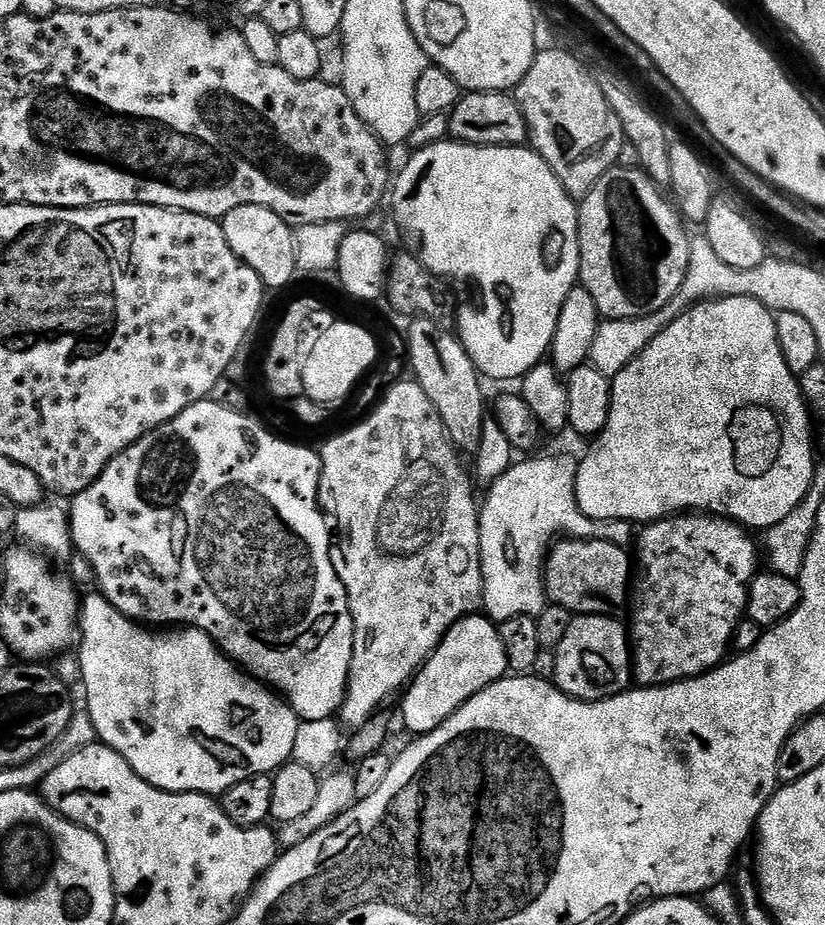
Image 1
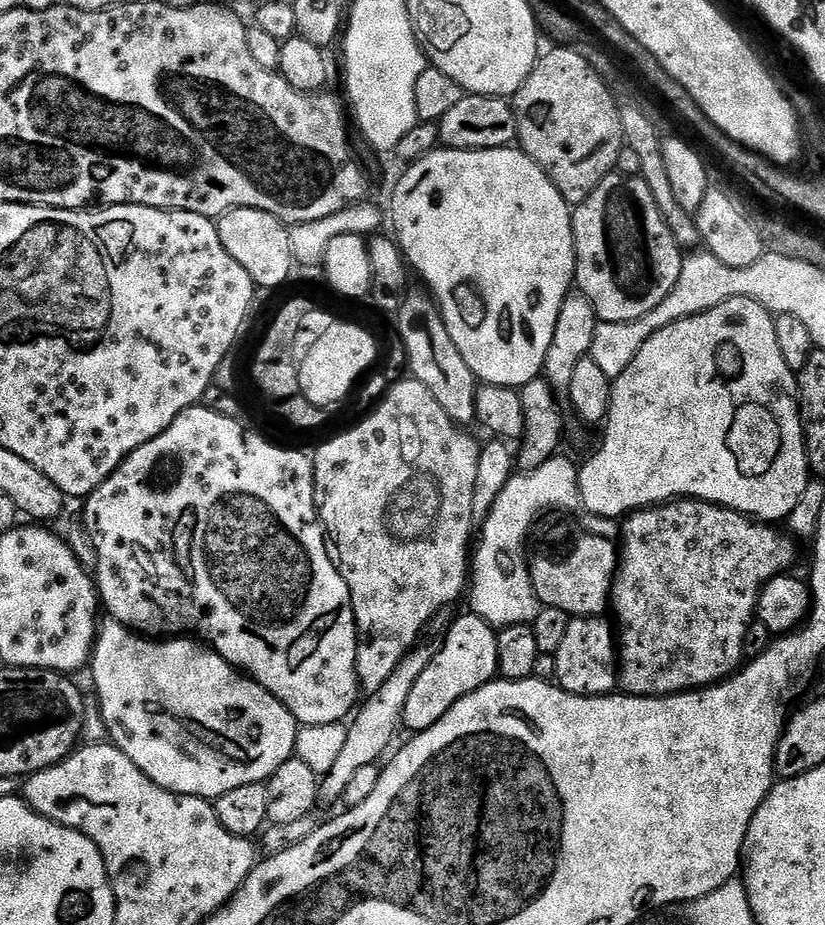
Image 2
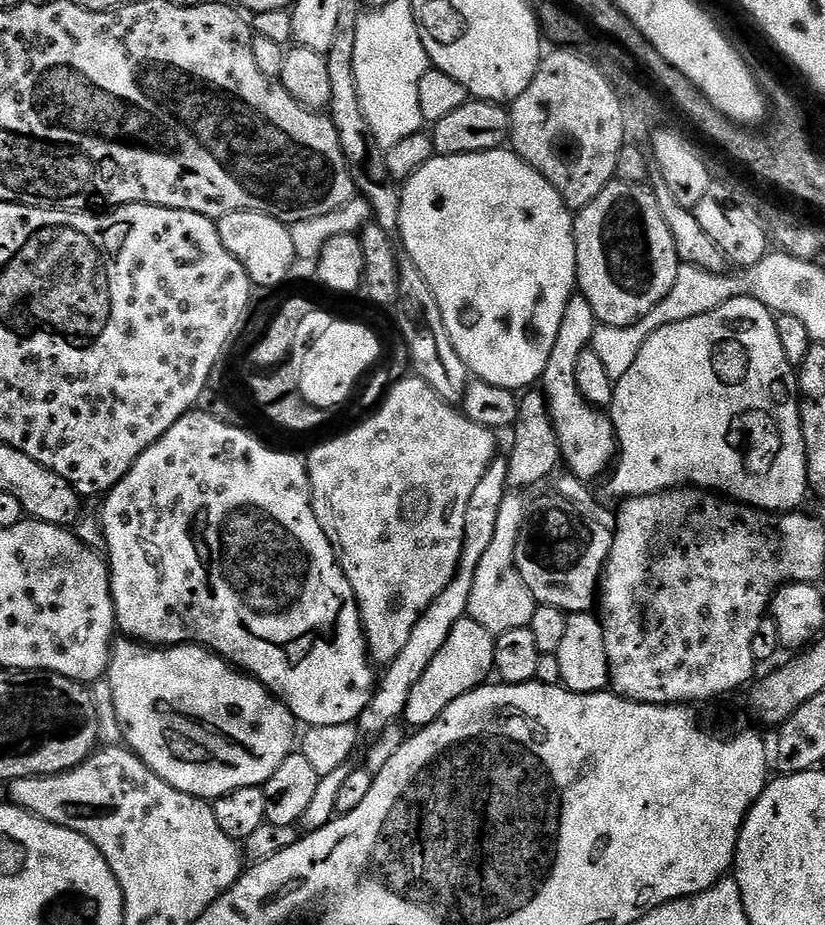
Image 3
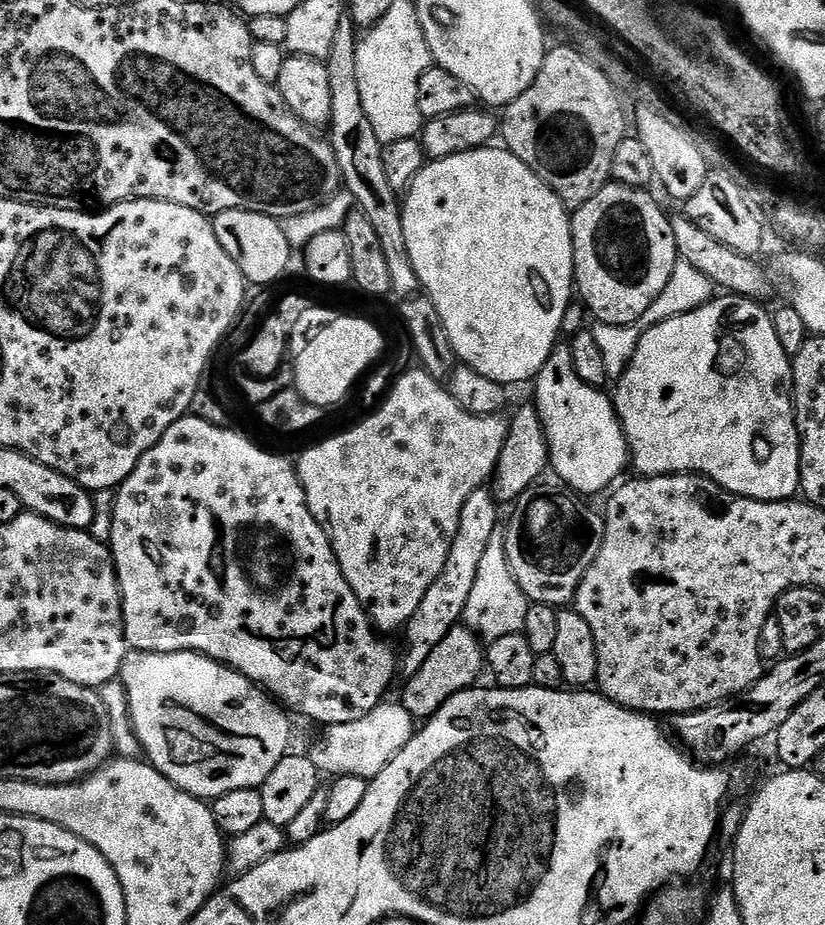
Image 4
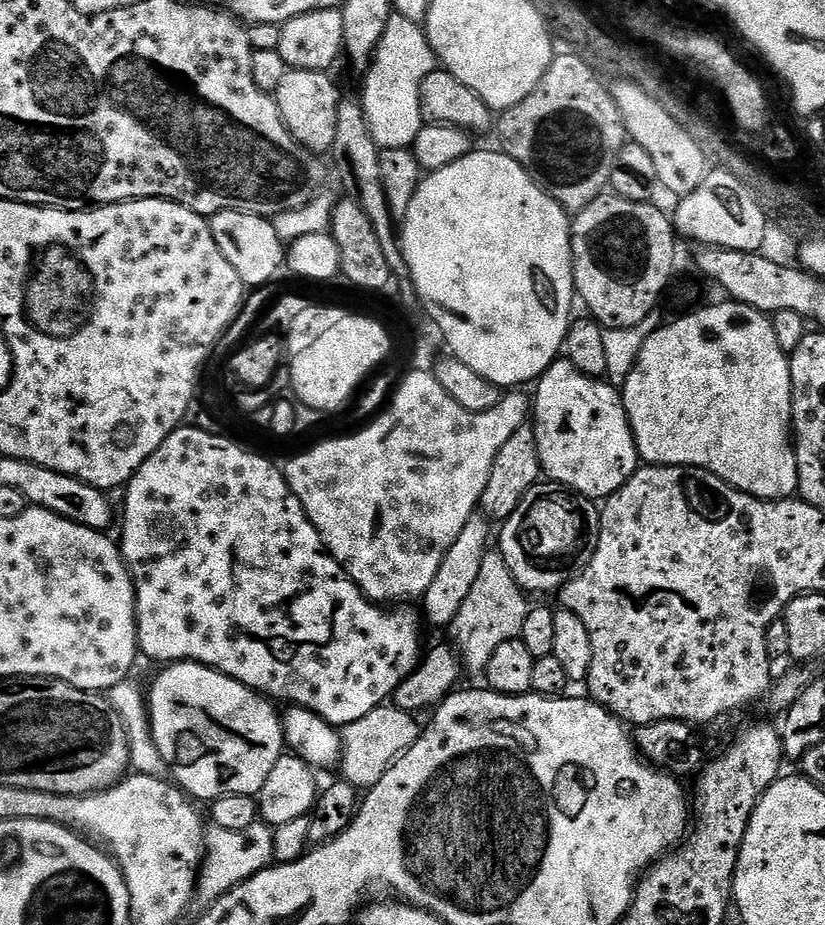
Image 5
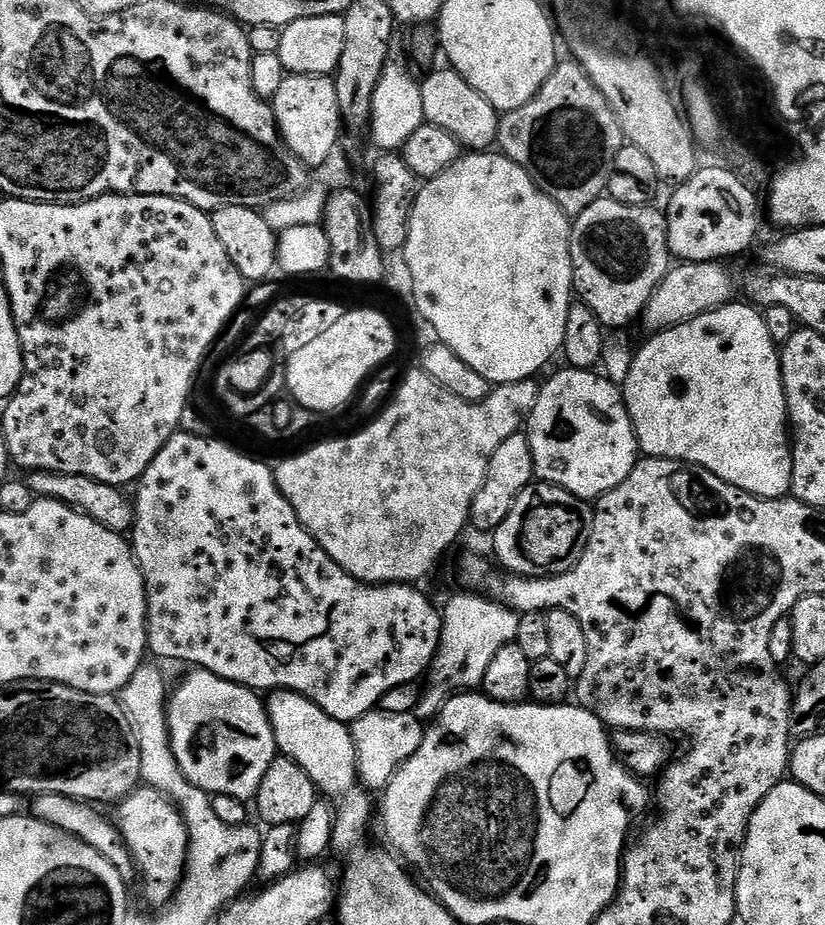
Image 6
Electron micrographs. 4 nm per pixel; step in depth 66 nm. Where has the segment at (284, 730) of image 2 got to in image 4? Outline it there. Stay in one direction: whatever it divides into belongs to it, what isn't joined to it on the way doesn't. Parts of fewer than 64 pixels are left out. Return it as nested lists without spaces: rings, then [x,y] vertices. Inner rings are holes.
[[[129,651],[128,657],[124,659],[124,665],[118,677],[119,683],[124,683],[124,692],[128,695],[126,711],[129,720],[132,721],[132,729],[140,743],[143,755],[147,763],[158,769],[170,782],[174,782],[182,790],[186,790],[191,796],[201,798],[215,798],[222,794],[230,794],[230,790],[246,790],[247,788],[259,788],[266,782],[270,770],[278,766],[283,756],[289,755],[288,743],[292,740],[292,724],[289,713],[277,701],[273,700],[260,685],[246,679],[240,672],[227,668],[217,660],[204,656],[201,652],[133,652]]]

